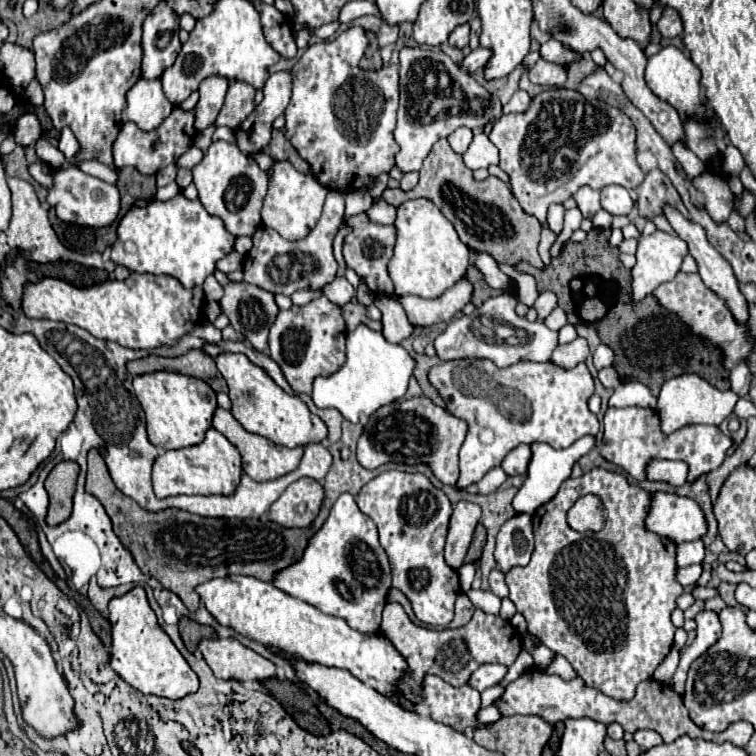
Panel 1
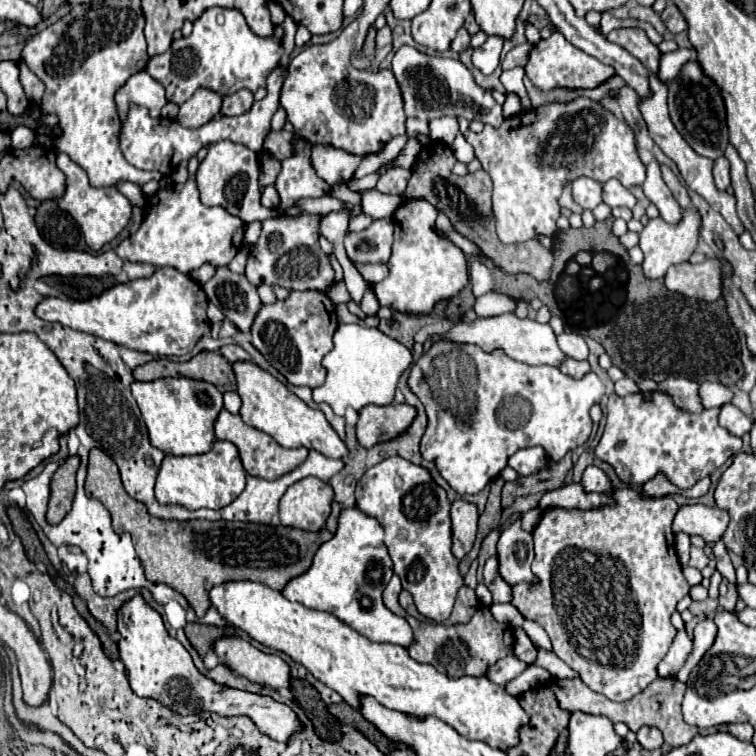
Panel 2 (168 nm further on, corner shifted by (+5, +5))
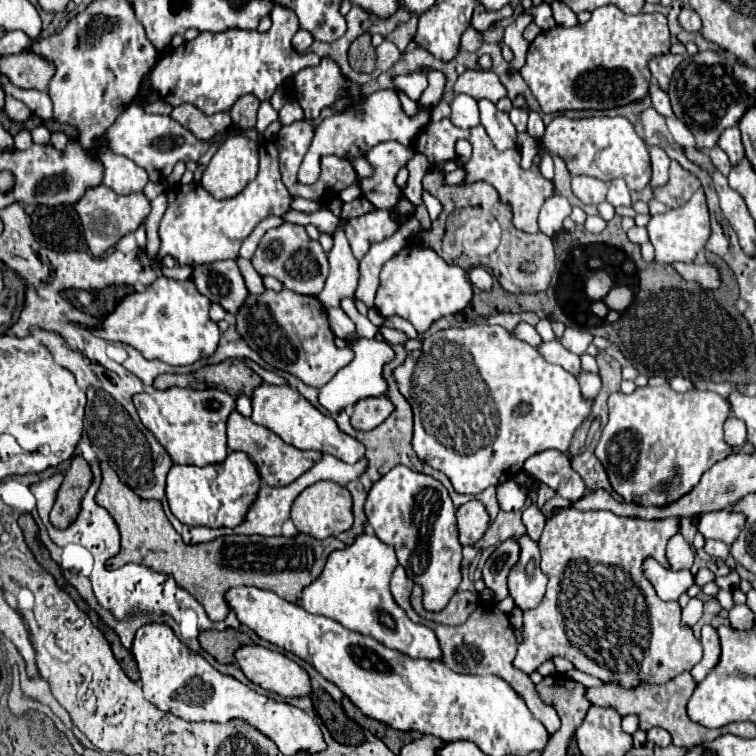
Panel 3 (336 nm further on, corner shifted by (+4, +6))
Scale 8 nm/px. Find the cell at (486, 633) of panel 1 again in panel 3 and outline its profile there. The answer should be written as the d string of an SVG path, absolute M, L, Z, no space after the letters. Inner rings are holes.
M401 566L395 568L393 576L391 576L391 594L393 594L393 600L407 612L407 616L417 622L417 624L423 624L423 626L429 626L435 634L437 634L437 640L439 640L439 646L441 646L441 662L451 668L453 672L457 674L493 674L493 676L499 676L503 678L523 700L525 704L529 706L531 714L547 728L549 734L557 732L559 728L559 716L555 712L553 706L547 706L541 702L541 698L537 696L535 692L535 684L529 680L529 676L517 668L513 668L513 656L517 654L517 642L515 642L515 636L513 636L513 630L511 630L511 624L509 624L509 616L499 612L497 606L493 604L487 604L485 608L477 608L469 620L461 626L443 626L443 624L437 624L437 622L431 622L431 620L425 620L425 618L419 618L415 614L415 610L411 608L409 604L409 596L411 596L411 588L413 588L413 582L407 578L405 570Z

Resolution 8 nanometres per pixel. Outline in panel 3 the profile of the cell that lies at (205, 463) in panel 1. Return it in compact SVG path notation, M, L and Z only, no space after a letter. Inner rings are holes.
M229 452L223 462L207 466L181 466L173 464L167 474L165 496L169 508L177 520L189 526L229 526L235 528L241 524L247 508L255 500L261 478L257 476L255 464L245 456L245 452Z

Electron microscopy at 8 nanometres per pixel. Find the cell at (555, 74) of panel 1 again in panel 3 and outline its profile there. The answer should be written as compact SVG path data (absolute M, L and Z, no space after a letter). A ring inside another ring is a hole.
M601 6L591 14L591 20L581 26L555 26L547 32L541 32L529 46L521 76L529 84L533 96L539 100L543 112L583 108L607 110L647 96L647 86L651 80L647 62L657 54L669 52L669 46L669 28L663 14L625 14L617 6Z

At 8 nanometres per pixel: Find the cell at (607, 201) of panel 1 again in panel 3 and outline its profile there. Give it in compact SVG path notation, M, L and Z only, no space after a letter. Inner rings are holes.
M617 178L609 182L609 192L607 192L607 202L613 206L631 206L631 194L625 184L625 180Z

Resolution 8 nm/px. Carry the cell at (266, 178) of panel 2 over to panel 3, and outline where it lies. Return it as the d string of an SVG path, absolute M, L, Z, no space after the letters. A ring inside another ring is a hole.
M263 142L259 146L259 174L235 198L215 200L199 184L177 184L167 190L167 210L159 226L161 248L157 256L173 256L177 264L191 266L237 258L243 240L253 232L253 228L269 214L281 216L287 212L289 202L291 196L281 182L277 146L273 142Z

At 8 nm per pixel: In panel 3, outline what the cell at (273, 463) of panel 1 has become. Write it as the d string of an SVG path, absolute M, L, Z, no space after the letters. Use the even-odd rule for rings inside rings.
M231 412L229 420L227 420L227 446L229 446L229 450L245 452L253 460L253 464L257 466L261 480L269 486L291 484L297 476L301 476L301 472L307 472L321 458L321 452L299 450L295 446L285 444L275 432L267 430L265 426L255 424L251 418L241 416L239 412Z

